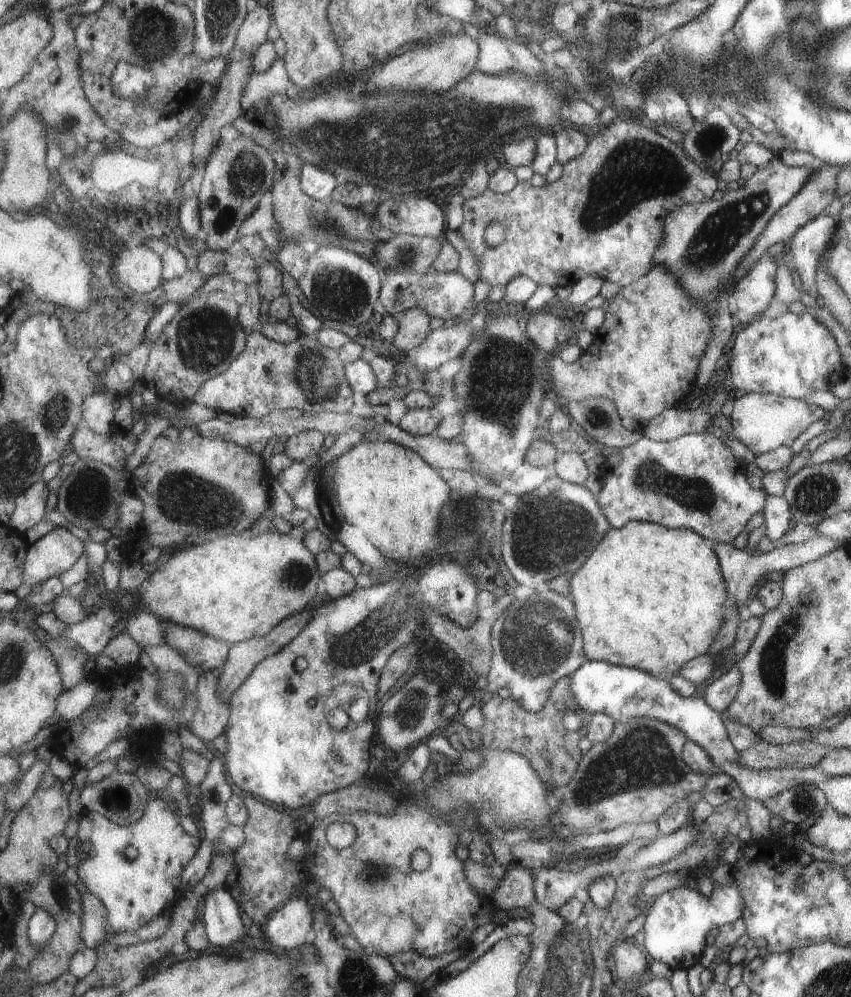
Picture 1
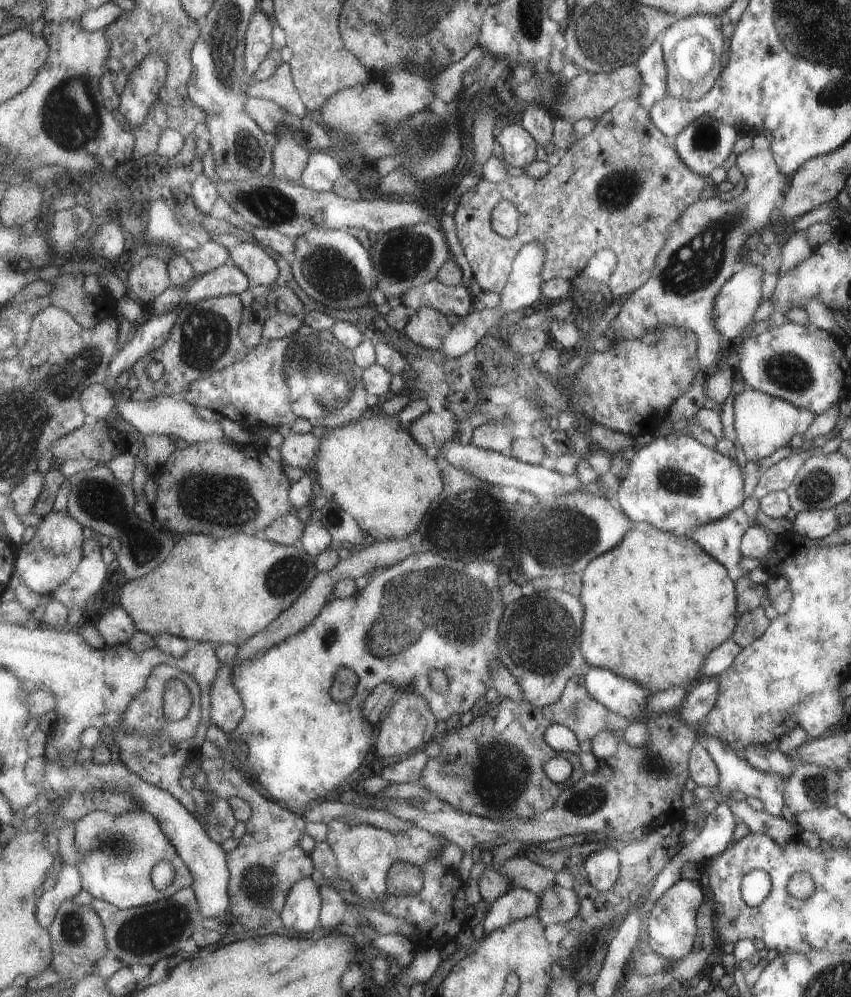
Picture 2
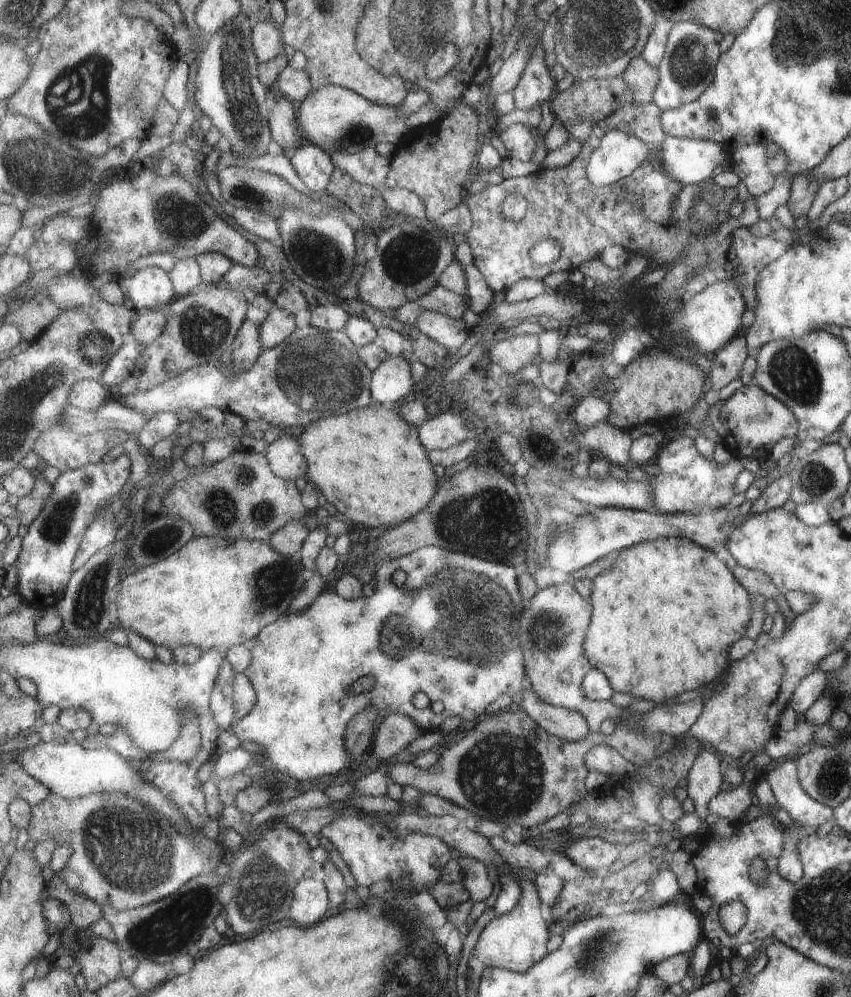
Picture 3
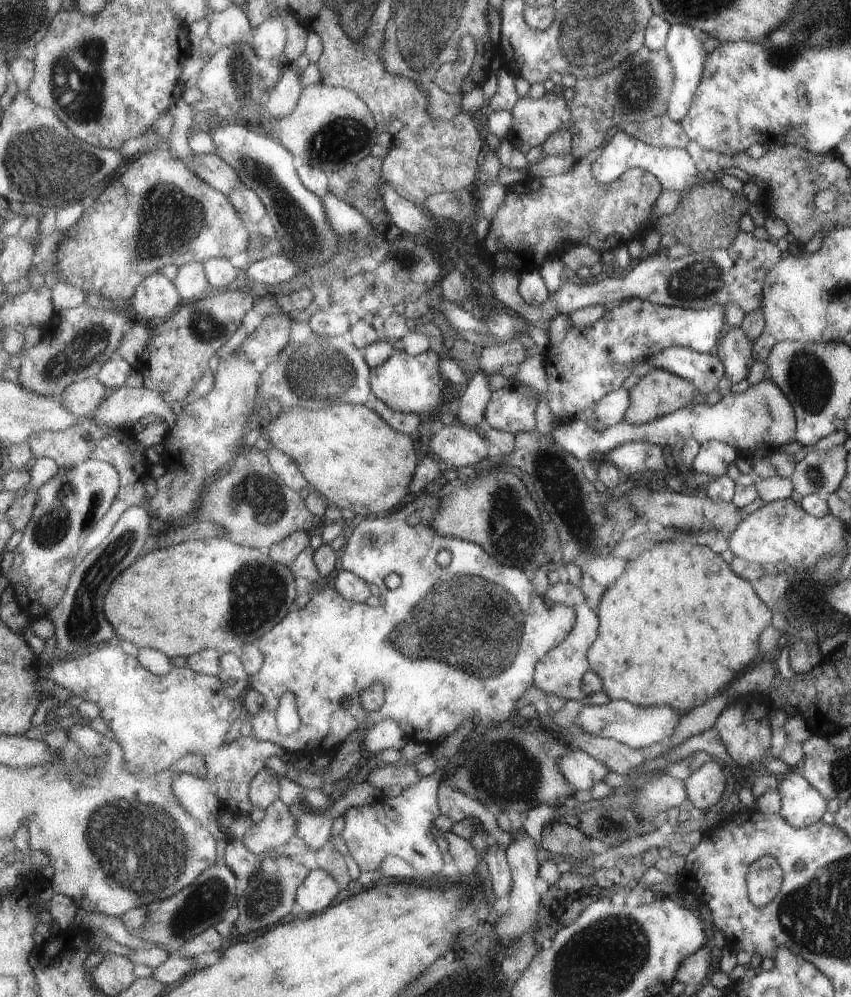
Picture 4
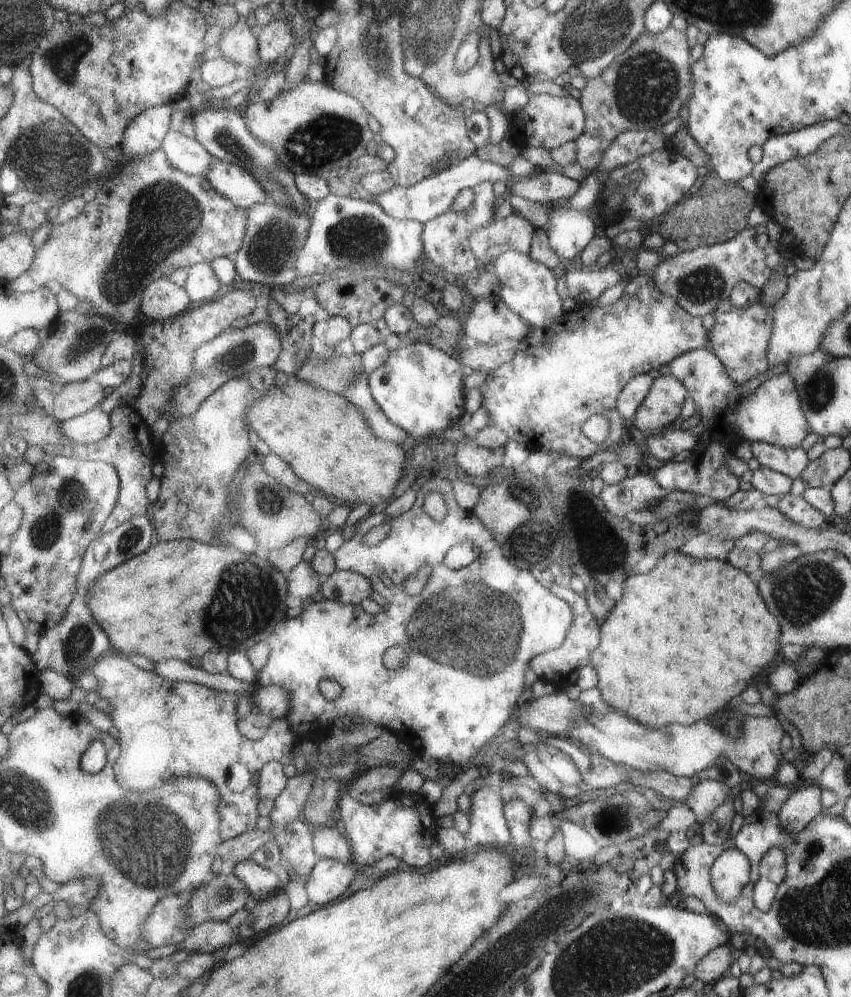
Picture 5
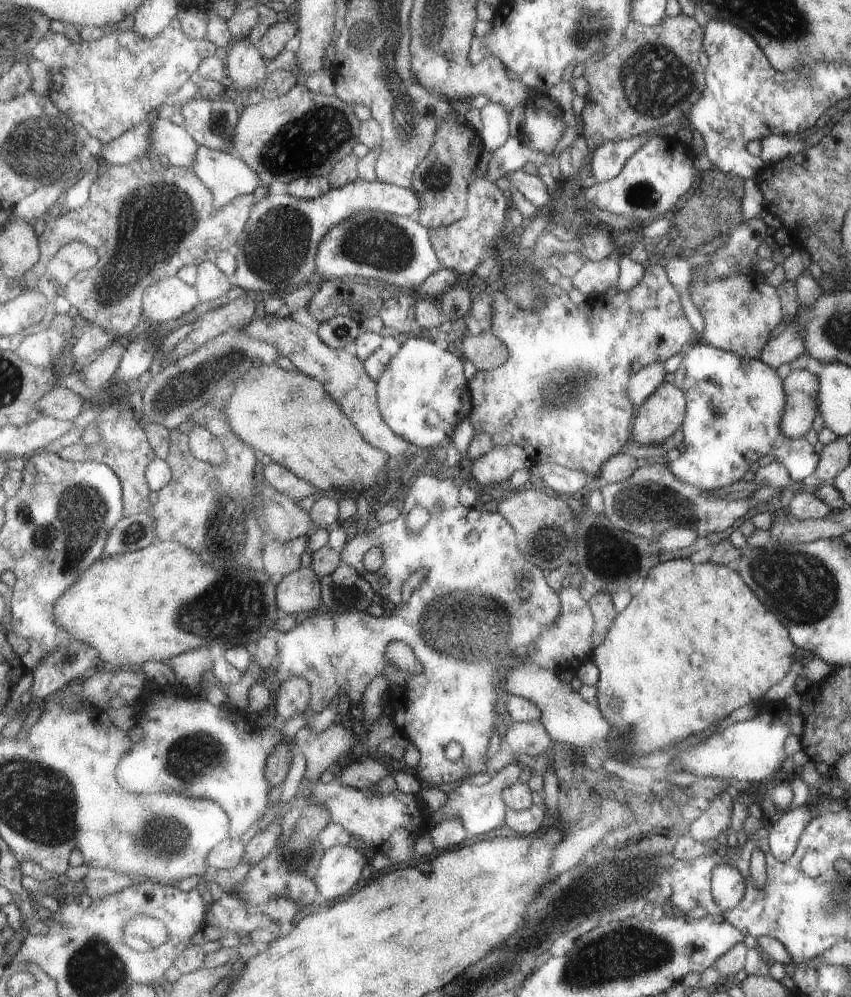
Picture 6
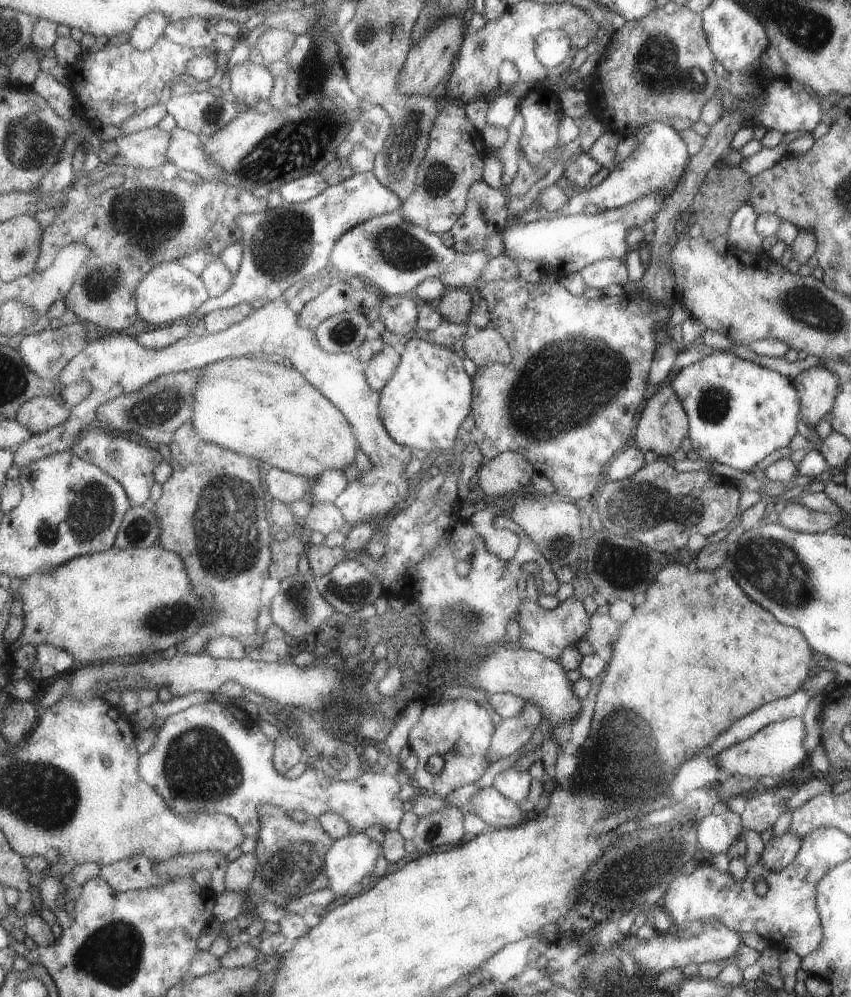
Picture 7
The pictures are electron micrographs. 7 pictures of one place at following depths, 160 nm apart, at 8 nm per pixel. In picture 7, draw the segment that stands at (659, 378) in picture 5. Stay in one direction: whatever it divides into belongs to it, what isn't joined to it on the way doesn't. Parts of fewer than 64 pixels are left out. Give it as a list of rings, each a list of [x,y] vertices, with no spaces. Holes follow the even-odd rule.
[[[671,386],[659,387],[650,393],[647,406],[640,414],[639,424],[635,429],[633,446],[639,447],[644,453],[649,450],[659,457],[667,458],[673,450],[677,450],[679,442],[689,433],[689,419],[683,414],[682,403]]]

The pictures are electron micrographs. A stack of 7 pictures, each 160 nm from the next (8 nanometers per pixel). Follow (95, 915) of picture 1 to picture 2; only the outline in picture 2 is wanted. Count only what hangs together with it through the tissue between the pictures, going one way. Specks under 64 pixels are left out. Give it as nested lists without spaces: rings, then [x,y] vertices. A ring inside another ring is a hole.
[[[191,887],[182,888],[169,898],[160,901],[133,907],[130,909],[122,909],[114,904],[108,903],[103,899],[95,899],[91,906],[98,912],[102,920],[106,941],[108,944],[108,952],[131,968],[139,969],[139,966],[155,966],[159,960],[163,958],[171,958],[171,956],[179,952],[179,940],[181,942],[199,928],[203,922],[203,913],[195,892]]]

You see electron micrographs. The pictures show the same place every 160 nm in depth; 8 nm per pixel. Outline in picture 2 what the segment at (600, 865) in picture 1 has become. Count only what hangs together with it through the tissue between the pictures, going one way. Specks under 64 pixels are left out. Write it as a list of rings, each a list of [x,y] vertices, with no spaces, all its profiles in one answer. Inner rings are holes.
[[[513,856],[506,860],[497,871],[510,878],[517,887],[532,890],[539,897],[548,886],[555,884],[556,872],[533,862],[527,856]]]

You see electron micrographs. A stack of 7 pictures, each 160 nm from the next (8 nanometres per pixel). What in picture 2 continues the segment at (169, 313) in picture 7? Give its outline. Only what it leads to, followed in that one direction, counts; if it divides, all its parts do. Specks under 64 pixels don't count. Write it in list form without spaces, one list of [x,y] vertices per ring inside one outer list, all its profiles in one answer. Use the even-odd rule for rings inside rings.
[[[156,256],[145,257],[133,263],[127,282],[137,300],[147,305],[172,285],[168,262]]]

